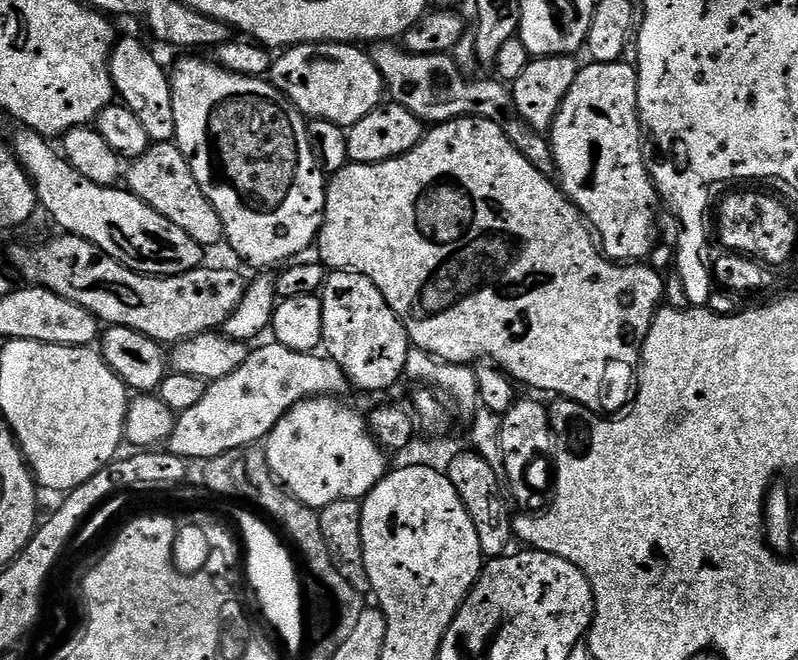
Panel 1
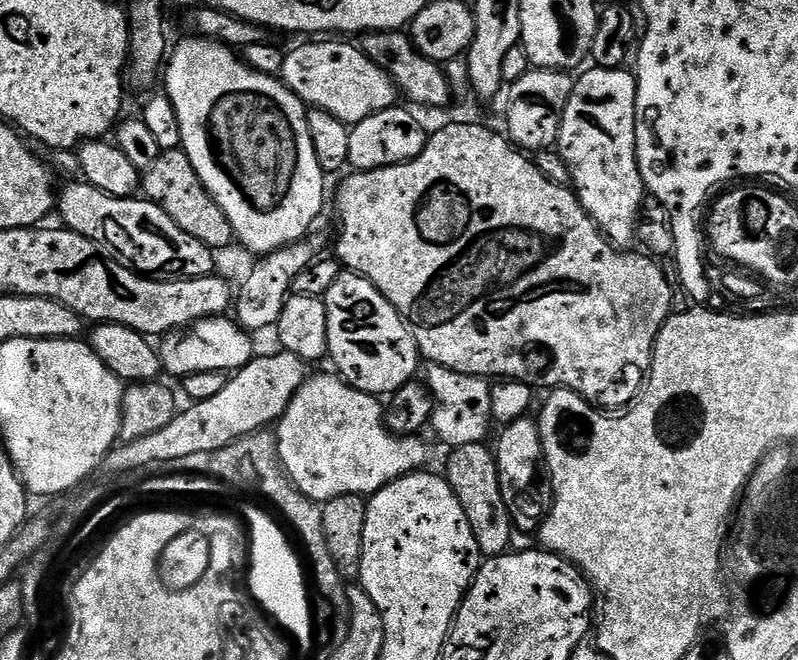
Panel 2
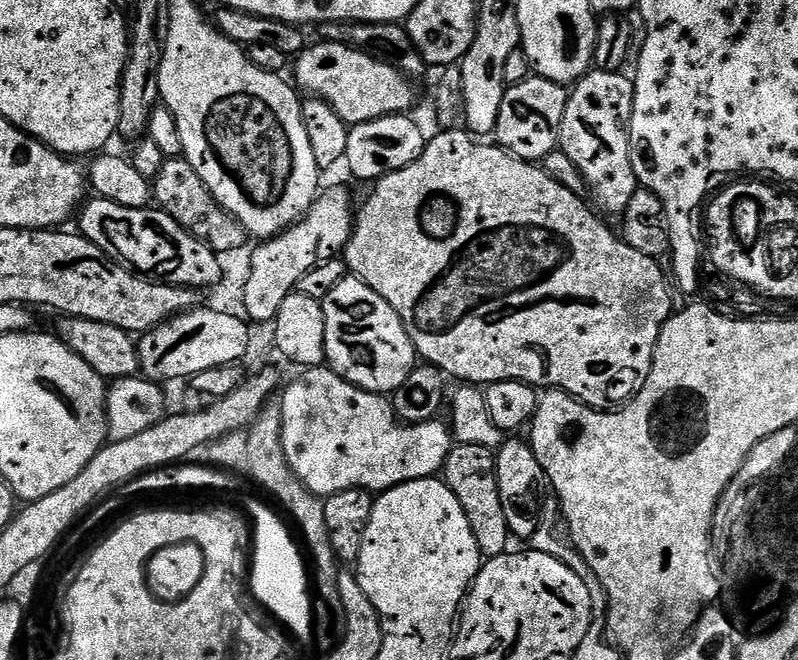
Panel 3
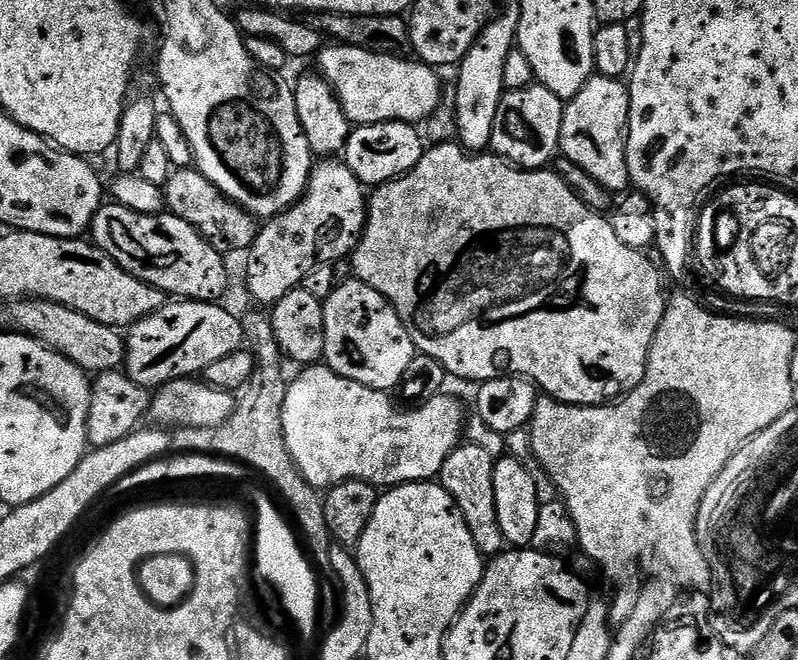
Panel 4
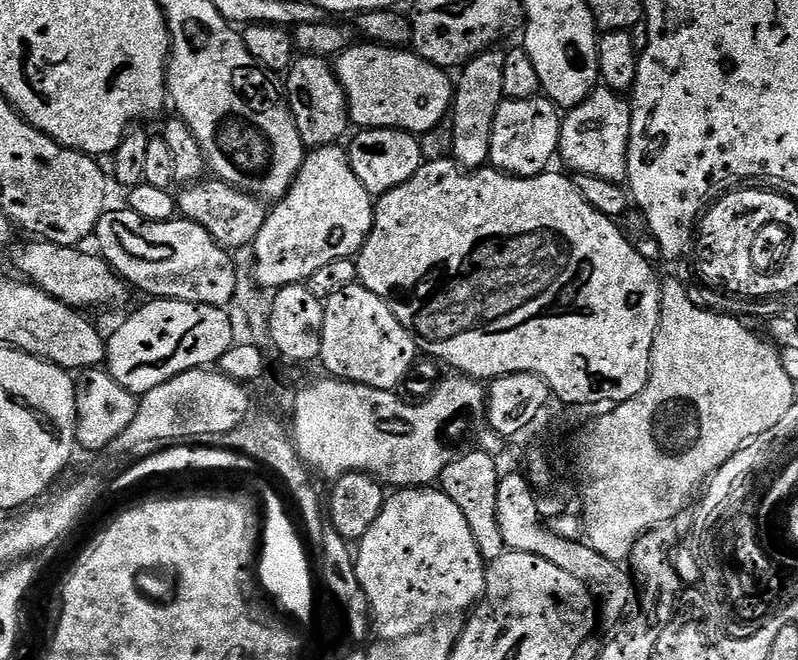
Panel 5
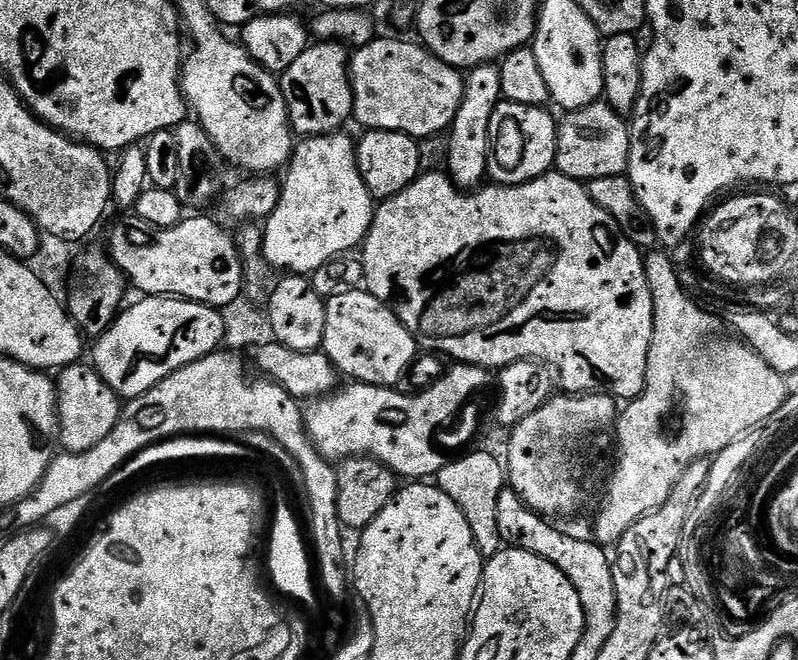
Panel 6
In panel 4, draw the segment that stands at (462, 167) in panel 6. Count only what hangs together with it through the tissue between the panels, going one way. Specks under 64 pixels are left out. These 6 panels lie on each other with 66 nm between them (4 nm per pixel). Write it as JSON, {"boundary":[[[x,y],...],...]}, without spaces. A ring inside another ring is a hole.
{"boundary":[[[512,6],[509,12],[493,15],[488,23],[484,25],[484,29],[478,34],[478,38],[474,42],[474,46],[470,46],[470,50],[460,61],[456,76],[456,132],[460,147],[467,148],[469,153],[480,154],[485,151],[492,143],[492,135],[494,134],[494,118],[498,114],[498,106],[502,102],[505,94],[504,79],[502,78],[502,70],[506,70],[506,54],[510,54],[516,47],[516,31],[518,30],[518,22],[520,21],[519,7]]]}

